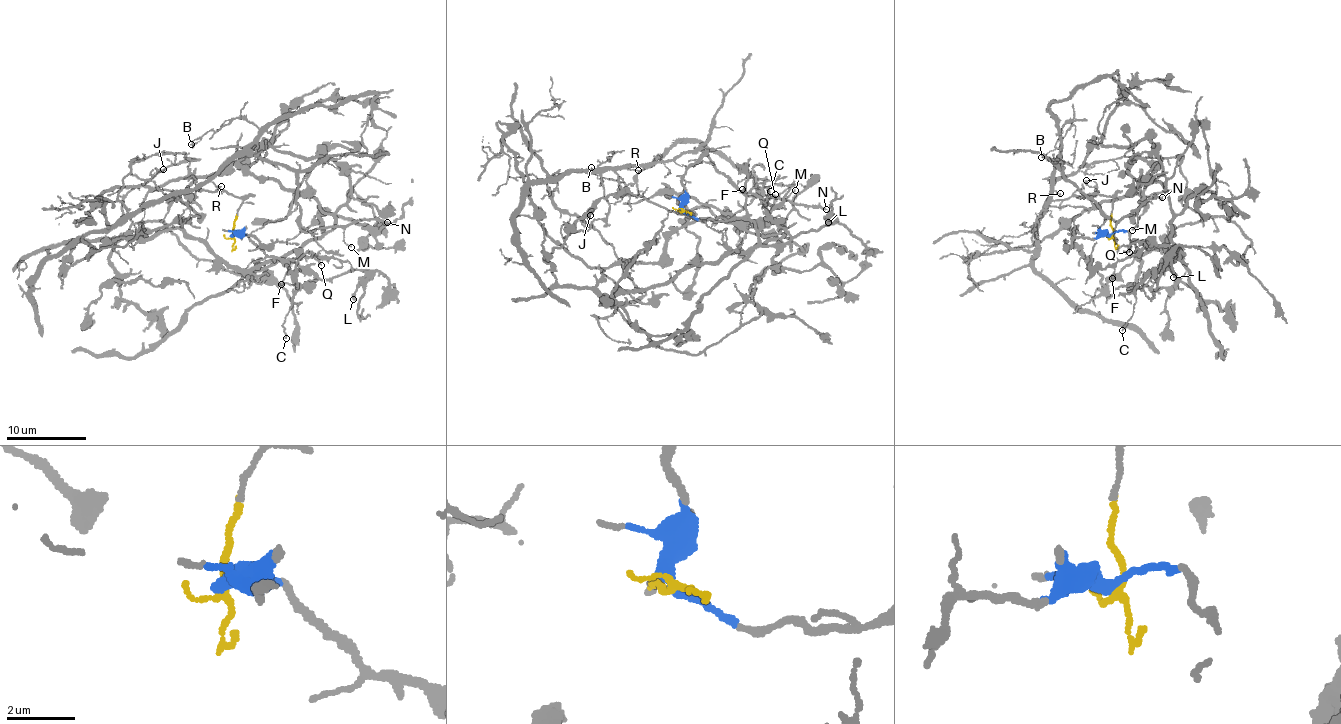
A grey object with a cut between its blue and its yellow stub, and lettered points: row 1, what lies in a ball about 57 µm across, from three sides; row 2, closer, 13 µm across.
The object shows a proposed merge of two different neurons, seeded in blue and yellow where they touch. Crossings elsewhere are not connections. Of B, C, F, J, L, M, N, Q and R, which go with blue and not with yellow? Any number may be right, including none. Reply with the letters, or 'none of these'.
C, F, L, Q

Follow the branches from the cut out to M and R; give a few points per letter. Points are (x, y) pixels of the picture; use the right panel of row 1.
M: (1113, 234), (1111, 198), (1053, 201), (1058, 159), (1104, 213), (1117, 220), (1135, 211), (1132, 230)
R: (1113, 234), (1114, 199), (1096, 193), (1080, 198), (1052, 198), (1053, 192), (1061, 194)

